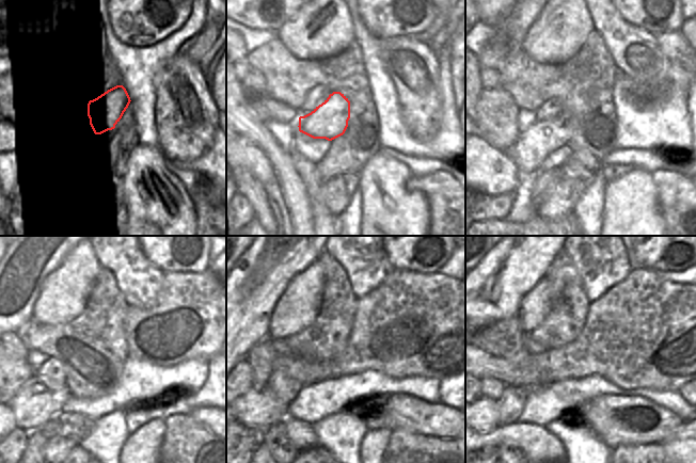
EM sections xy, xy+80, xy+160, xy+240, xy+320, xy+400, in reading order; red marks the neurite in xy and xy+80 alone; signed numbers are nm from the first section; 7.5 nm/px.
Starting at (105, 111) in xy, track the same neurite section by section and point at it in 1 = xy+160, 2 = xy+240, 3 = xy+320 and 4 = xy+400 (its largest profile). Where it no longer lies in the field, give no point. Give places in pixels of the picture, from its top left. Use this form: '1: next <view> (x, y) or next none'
1: next xy+160 (532, 146)
2: next xy+240 (38, 399)
3: next xy+320 (259, 408)
4: next xy+400 (487, 409)

